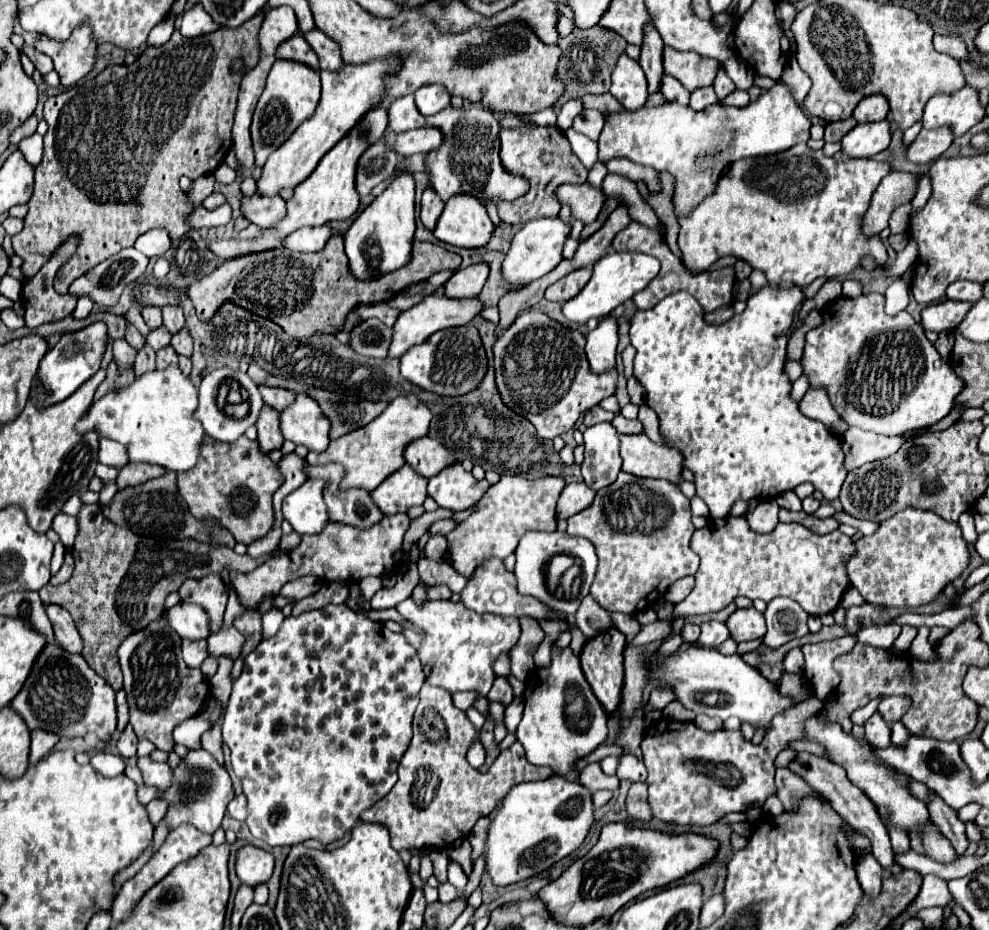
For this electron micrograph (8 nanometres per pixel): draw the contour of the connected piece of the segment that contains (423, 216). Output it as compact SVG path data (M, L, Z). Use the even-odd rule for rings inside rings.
M430 187L424 191L422 195L422 207L420 207L420 221L426 229L434 229L438 223L438 217L444 209L444 203L440 201L440 197L436 195L436 191L432 191Z

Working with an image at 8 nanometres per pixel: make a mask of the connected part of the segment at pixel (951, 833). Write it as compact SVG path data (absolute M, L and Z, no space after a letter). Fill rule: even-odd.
M930 793L930 821L944 833L944 837L952 843L952 847L956 849L956 853L962 853L968 849L968 837L964 831L964 823L956 817L956 811L950 809L940 797L936 797L934 793Z

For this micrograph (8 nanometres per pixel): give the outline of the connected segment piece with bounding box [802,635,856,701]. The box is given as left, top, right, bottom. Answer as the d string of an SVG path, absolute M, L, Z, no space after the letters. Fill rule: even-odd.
M844 635L840 639L832 639L832 641L822 641L822 643L812 643L812 645L804 645L802 653L804 653L804 677L810 683L812 693L820 699L832 699L836 695L836 689L840 685L840 675L834 671L832 661L842 655L848 653L854 647L856 639L852 635Z

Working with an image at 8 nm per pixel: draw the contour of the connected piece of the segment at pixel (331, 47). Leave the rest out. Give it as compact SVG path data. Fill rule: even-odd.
M312 29L308 33L302 33L302 37L308 41L308 45L314 49L314 53L320 59L320 69L328 69L328 71L338 71L344 61L340 57L340 47L326 37L324 33L320 33L318 29Z

